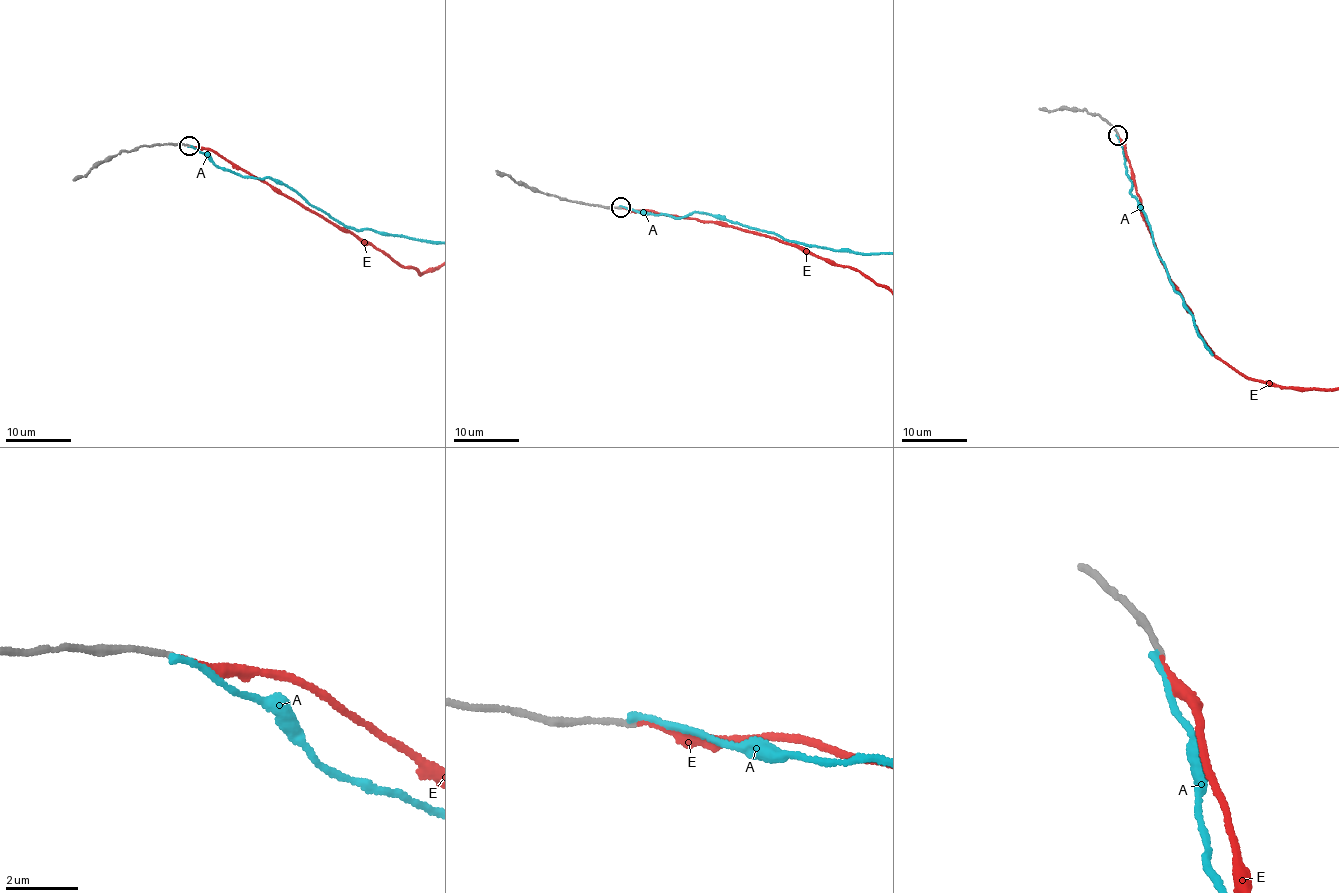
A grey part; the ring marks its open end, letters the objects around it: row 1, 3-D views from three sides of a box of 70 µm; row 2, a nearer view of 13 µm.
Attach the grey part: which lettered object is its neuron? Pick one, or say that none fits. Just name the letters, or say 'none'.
E

